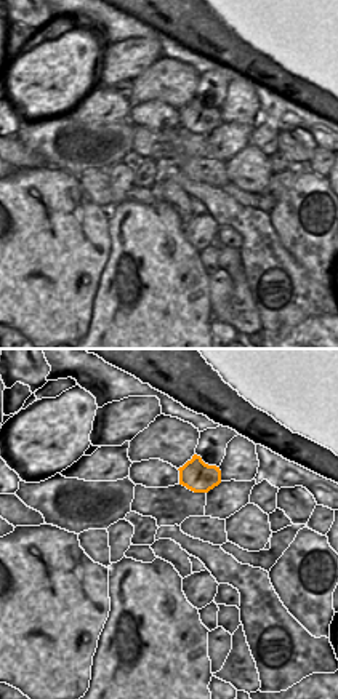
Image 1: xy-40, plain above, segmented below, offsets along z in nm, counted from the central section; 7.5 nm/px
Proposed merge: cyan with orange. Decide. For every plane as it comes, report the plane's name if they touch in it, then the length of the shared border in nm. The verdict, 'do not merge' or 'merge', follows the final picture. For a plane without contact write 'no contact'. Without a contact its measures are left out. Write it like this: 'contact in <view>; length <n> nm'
no contact

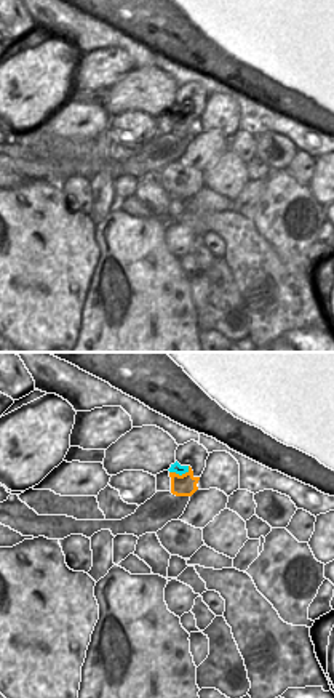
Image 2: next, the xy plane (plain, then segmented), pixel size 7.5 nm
contact in xy; length 160 nm

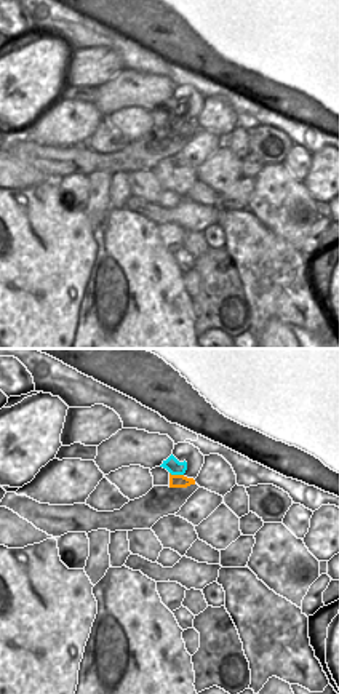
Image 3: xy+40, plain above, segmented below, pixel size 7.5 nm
contact in xy+40; length 110 nm

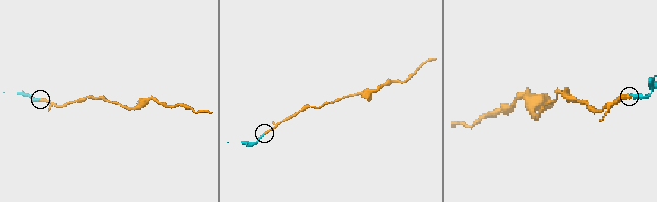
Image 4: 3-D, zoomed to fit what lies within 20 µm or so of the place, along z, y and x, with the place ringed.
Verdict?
merge

